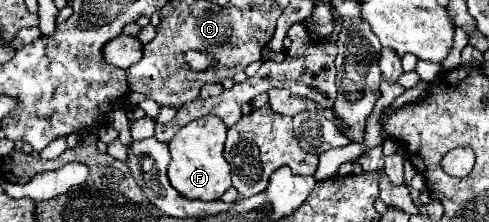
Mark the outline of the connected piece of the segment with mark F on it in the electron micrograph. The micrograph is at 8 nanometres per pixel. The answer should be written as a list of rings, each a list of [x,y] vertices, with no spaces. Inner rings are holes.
[[[201,116],[187,126],[183,126],[171,140],[171,162],[169,162],[169,182],[171,186],[189,200],[219,200],[225,190],[231,188],[229,164],[223,158],[227,128],[217,116]]]

